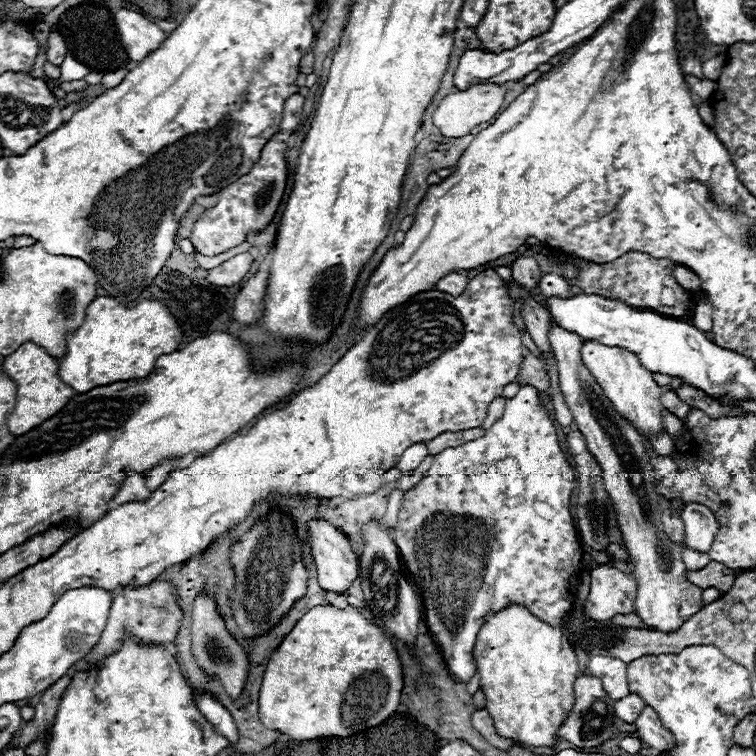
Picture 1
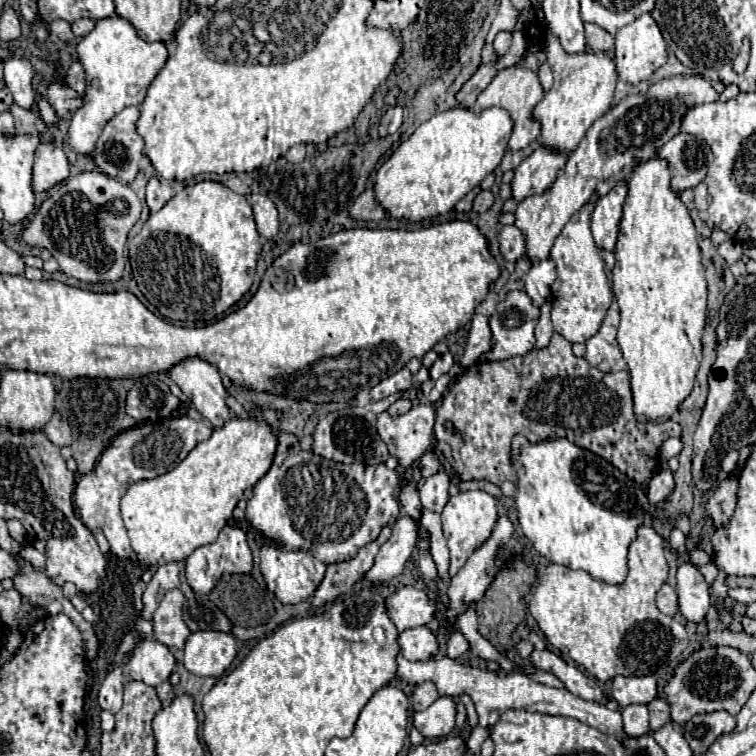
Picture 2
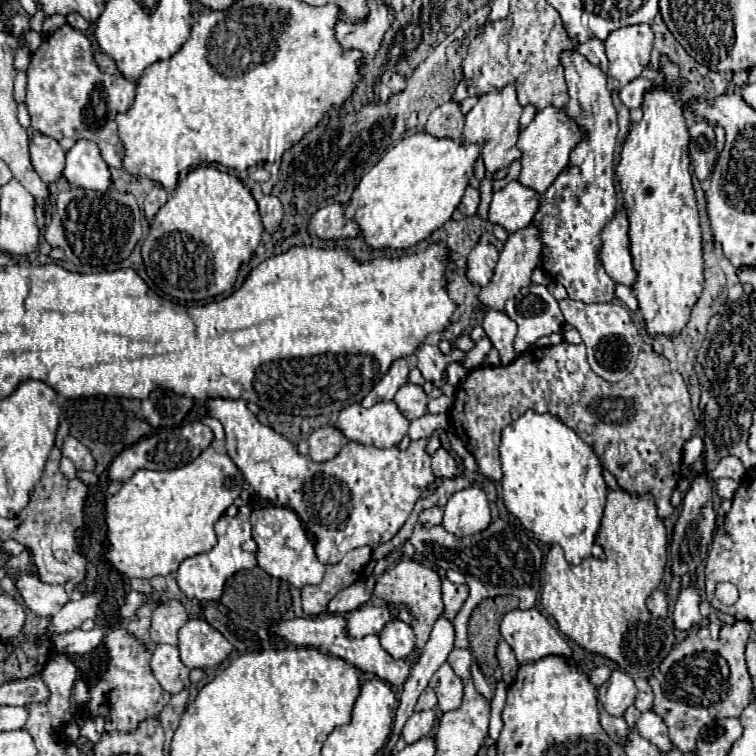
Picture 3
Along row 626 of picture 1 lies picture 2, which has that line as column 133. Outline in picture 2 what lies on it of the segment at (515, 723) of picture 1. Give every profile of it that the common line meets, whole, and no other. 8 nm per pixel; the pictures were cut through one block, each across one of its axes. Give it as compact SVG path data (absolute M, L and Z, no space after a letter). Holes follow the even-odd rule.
M258 410L250 414L250 418L234 418L228 420L222 428L214 430L212 436L200 442L174 470L152 478L140 480L128 486L122 496L122 518L128 530L128 538L132 544L132 552L136 560L144 566L162 566L168 562L184 562L196 548L210 544L218 538L218 532L226 526L228 518L246 488L252 488L270 468L274 452L276 452L276 432L274 422L280 418L278 412Z

